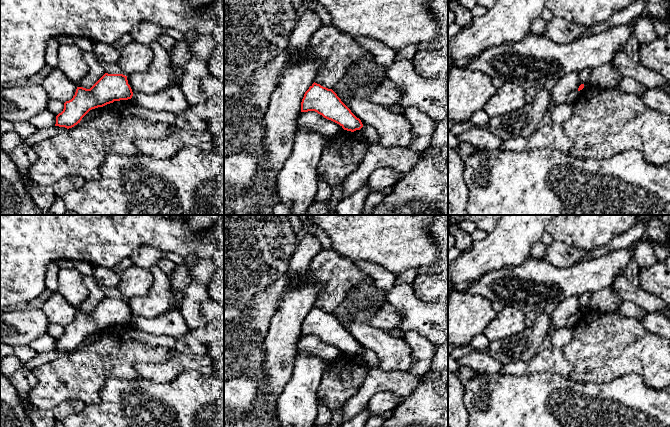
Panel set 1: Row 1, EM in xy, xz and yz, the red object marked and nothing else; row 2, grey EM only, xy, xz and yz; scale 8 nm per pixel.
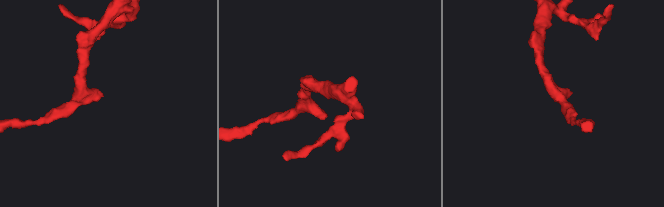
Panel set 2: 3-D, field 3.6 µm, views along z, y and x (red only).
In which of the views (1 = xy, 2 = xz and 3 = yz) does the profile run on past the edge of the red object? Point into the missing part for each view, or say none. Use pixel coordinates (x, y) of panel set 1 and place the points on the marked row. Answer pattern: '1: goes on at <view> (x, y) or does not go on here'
1: does not go on here
2: does not go on here
3: does not go on here

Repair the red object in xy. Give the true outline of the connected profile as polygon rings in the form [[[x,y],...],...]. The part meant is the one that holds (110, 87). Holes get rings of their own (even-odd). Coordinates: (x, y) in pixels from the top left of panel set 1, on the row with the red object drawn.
[[[105,73],[90,89],[77,87],[75,95],[64,103],[64,109],[56,116],[55,126],[74,127],[92,109],[114,101],[128,100],[133,96],[127,76]]]

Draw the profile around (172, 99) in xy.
[[[179,86],[169,87],[156,94],[133,94],[134,104],[157,111],[168,111],[177,115],[190,108],[183,91]]]

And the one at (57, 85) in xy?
[[[58,67],[53,68],[41,83],[49,99],[69,101],[75,95],[77,84],[70,80]]]

